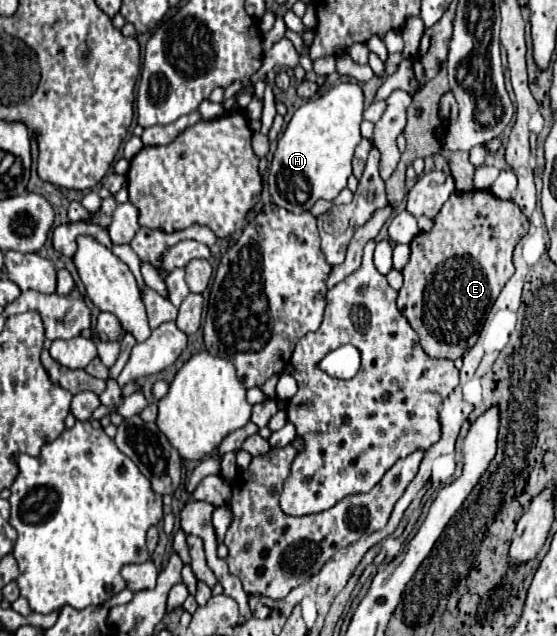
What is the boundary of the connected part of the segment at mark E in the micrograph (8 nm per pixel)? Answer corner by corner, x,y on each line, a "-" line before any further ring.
470,190
454,192
434,218
434,228
430,232
420,232
410,242
412,252
410,262
402,270
404,286
398,292
398,310
420,336
420,346
428,356
456,360
476,344
488,310
514,274
512,252
526,232
528,218
512,200
502,200
488,190

